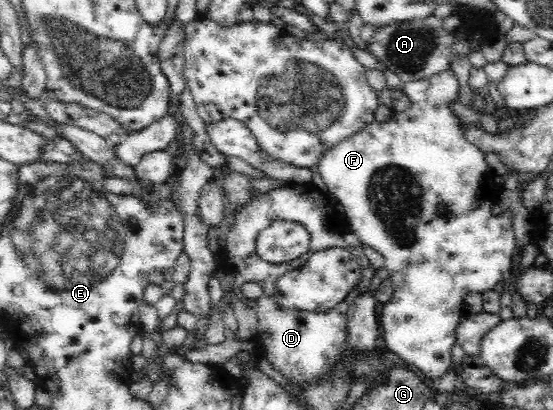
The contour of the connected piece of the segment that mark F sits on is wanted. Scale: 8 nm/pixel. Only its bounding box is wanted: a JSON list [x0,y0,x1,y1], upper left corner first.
[317,70,517,386]

